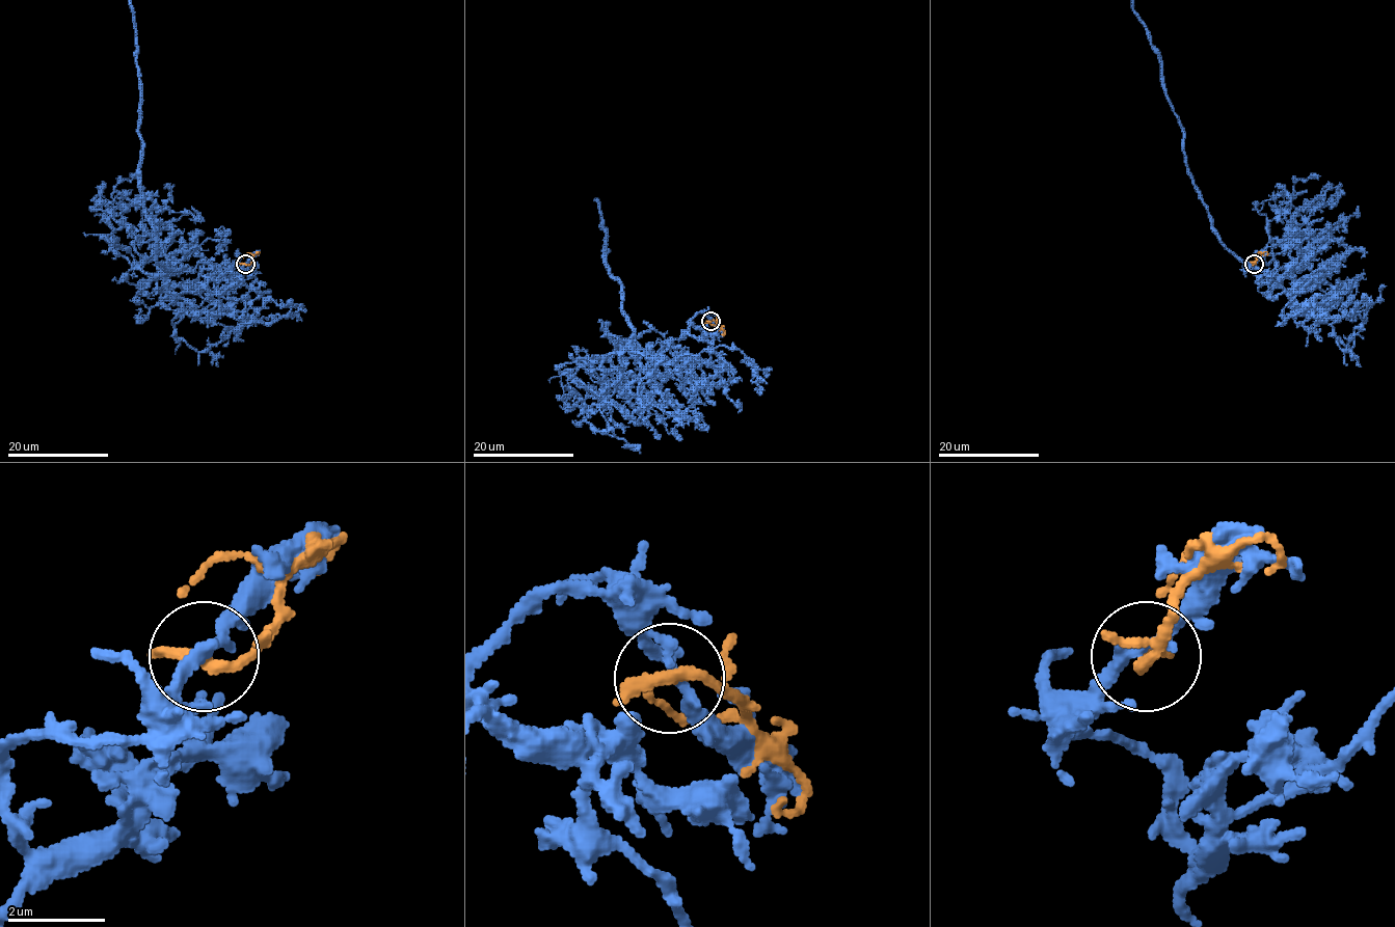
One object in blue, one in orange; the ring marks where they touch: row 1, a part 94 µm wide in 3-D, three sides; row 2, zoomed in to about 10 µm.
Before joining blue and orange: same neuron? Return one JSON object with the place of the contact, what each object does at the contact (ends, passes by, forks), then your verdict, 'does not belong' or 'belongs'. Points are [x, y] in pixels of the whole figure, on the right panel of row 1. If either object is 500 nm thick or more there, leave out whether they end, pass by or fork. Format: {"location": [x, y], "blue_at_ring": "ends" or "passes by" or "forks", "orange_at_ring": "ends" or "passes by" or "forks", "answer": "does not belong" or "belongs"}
{"location": [1254, 264], "blue_at_ring": "passes by", "orange_at_ring": "ends", "answer": "does not belong"}

